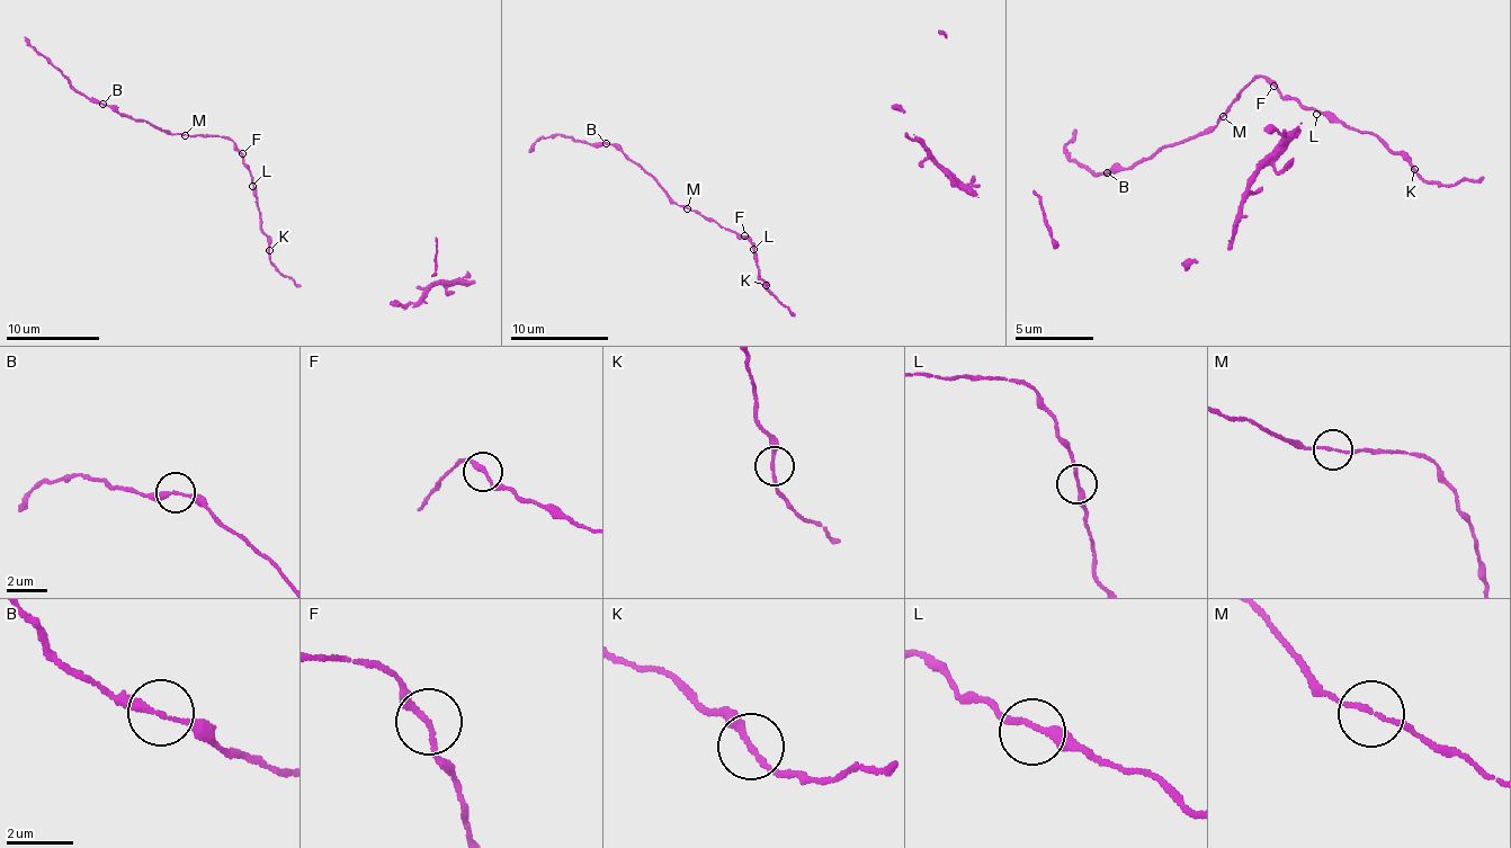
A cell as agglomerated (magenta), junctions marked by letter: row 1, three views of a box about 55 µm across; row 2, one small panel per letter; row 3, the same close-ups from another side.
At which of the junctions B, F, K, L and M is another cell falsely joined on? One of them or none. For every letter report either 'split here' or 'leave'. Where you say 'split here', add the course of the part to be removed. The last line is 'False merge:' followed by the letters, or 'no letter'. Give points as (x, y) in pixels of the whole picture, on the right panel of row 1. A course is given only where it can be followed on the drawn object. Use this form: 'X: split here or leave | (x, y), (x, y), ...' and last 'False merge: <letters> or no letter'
B: leave
F: leave
K: leave
L: leave
M: leave
False merge: no letter

